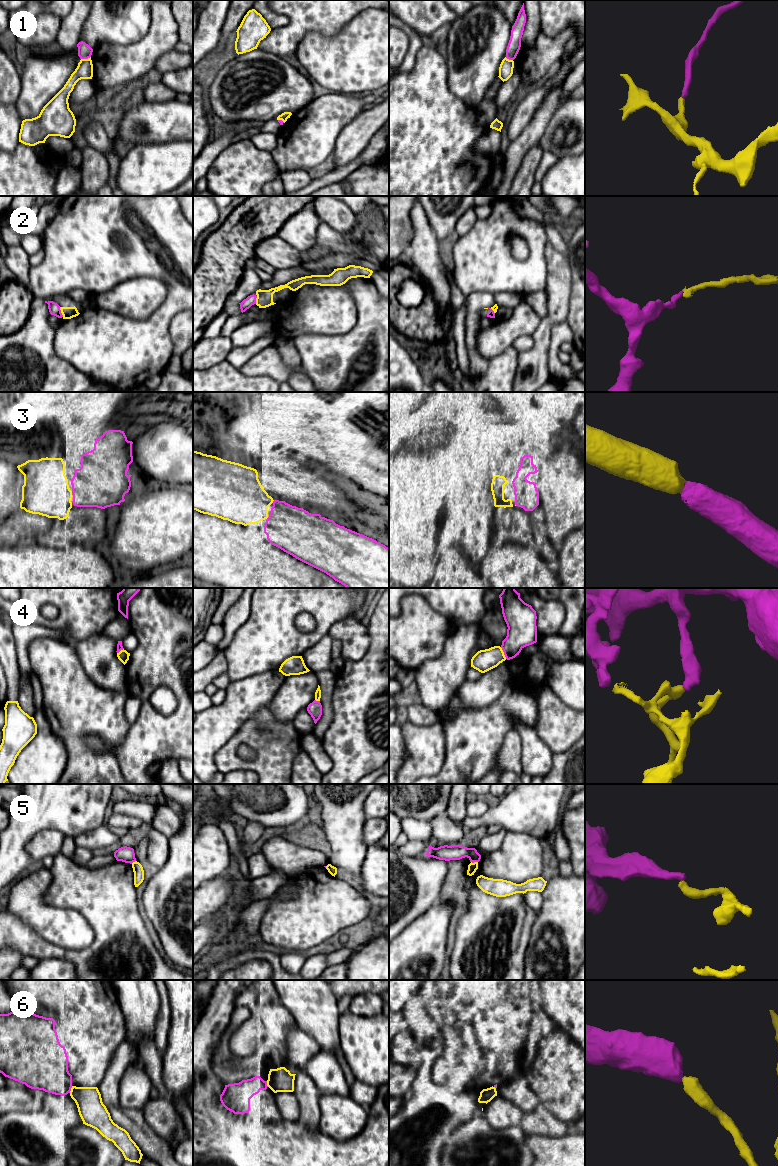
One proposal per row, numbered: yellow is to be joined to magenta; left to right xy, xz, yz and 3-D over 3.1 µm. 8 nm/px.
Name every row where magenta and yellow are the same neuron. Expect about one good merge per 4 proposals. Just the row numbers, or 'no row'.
3

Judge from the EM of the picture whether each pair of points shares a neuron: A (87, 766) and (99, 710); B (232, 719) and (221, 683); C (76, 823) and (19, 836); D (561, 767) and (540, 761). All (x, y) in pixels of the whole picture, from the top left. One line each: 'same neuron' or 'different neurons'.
A: same neuron
B: different neurons
C: same neuron
D: different neurons

